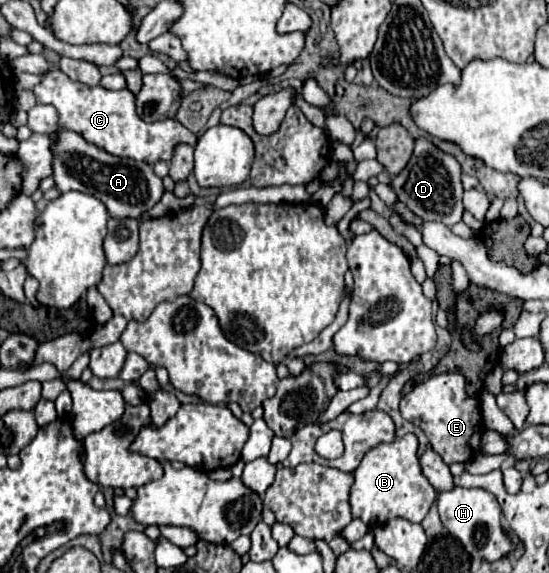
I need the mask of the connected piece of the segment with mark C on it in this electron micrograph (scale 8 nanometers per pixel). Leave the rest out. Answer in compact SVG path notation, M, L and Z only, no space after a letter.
M52 68L46 78L34 88L38 104L50 104L58 110L60 126L74 130L84 136L88 142L104 148L114 156L124 156L132 160L142 160L154 164L158 160L170 160L174 146L178 142L196 144L196 136L188 132L178 120L168 118L162 122L144 122L136 116L134 96L128 88L124 90L106 90L102 86L86 86L82 82L70 80L62 70Z

